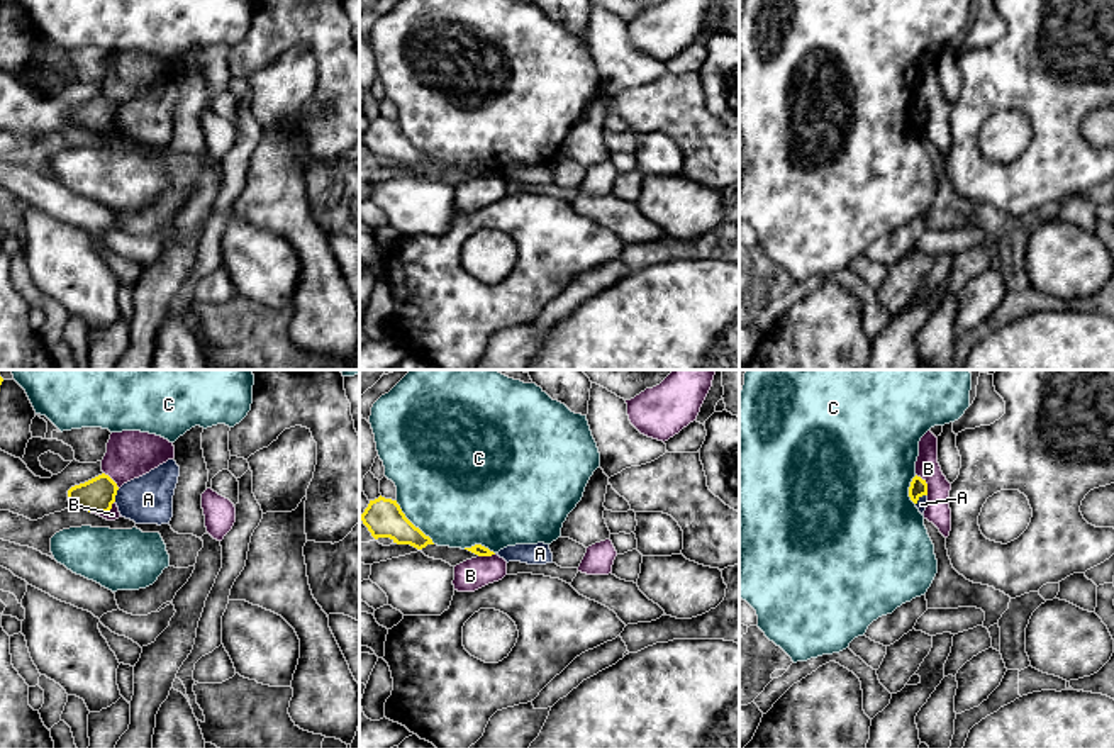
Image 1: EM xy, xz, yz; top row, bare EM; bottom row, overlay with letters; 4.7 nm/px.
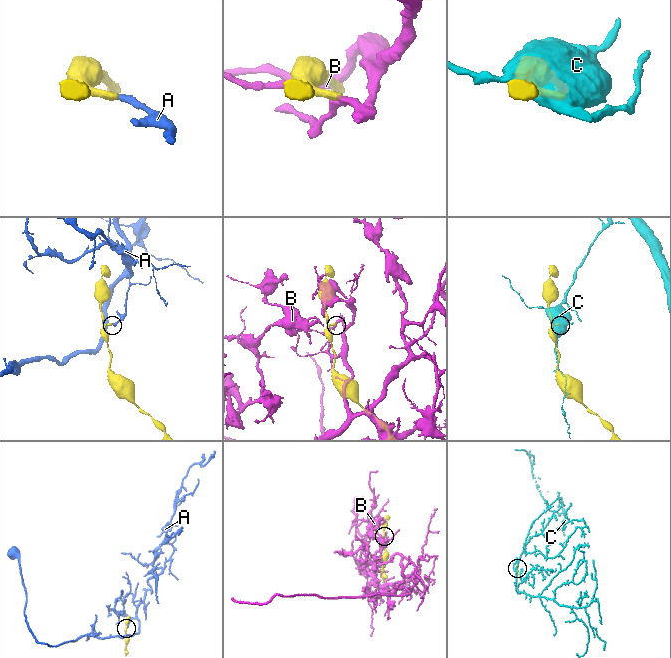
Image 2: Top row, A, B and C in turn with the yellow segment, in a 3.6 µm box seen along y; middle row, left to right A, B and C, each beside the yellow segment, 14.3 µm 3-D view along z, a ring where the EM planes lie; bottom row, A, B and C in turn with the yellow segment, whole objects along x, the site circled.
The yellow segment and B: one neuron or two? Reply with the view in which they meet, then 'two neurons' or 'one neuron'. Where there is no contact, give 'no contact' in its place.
meets yellow in xy; two neurons

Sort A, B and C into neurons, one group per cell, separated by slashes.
A / B / C

